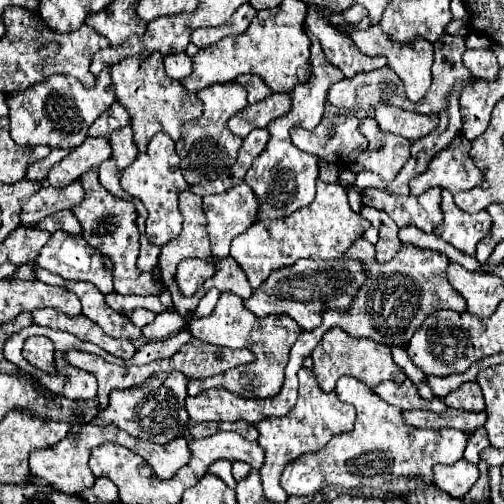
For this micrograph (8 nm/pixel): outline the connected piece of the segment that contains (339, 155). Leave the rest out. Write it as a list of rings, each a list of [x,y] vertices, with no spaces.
[[[326,113],[314,131],[294,129],[290,131],[292,143],[306,153],[314,153],[330,163],[340,163],[348,153],[366,149],[366,137],[358,129],[360,121],[354,115]]]

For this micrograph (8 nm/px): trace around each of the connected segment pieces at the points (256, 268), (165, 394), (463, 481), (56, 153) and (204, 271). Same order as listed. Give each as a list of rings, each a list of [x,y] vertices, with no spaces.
[[[318,179],[318,193],[312,205],[298,209],[296,213],[284,217],[284,219],[268,219],[268,221],[256,221],[248,231],[244,231],[242,235],[238,235],[232,241],[232,249],[230,249],[230,257],[236,259],[236,263],[242,267],[242,271],[246,273],[250,287],[258,289],[266,277],[270,275],[270,271],[280,269],[280,267],[290,267],[294,265],[298,259],[340,259],[344,255],[344,251],[362,237],[362,233],[370,227],[370,223],[366,223],[366,219],[362,219],[362,215],[354,213],[348,207],[348,199],[346,199],[346,189],[338,183],[324,183]]]
[[[172,371],[172,373],[154,373],[150,379],[146,379],[138,387],[116,389],[110,393],[108,407],[100,409],[98,417],[94,417],[92,423],[98,427],[114,425],[136,439],[166,445],[172,439],[182,437],[184,433],[180,433],[180,431],[188,423],[188,415],[186,415],[186,407],[184,407],[184,399],[188,397],[186,383],[188,383],[188,379],[182,373]]]
[[[460,459],[452,465],[434,465],[434,485],[458,499],[462,499],[470,491],[478,477],[478,467],[468,463],[466,459]]]
[[[52,149],[52,153],[50,153],[46,159],[40,159],[38,163],[32,163],[32,165],[28,167],[26,177],[32,179],[32,181],[42,181],[42,179],[46,179],[48,171],[50,171],[58,161],[62,161],[68,153],[70,153],[70,149]]]
[[[184,259],[180,265],[178,265],[178,273],[176,273],[176,279],[178,279],[178,287],[184,295],[194,295],[198,291],[198,287],[214,275],[214,265],[212,263],[204,263],[200,259]]]

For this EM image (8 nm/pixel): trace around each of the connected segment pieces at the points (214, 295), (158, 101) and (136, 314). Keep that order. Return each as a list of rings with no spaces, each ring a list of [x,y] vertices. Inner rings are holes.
[[[210,289],[200,301],[198,301],[198,305],[196,305],[196,309],[190,313],[190,319],[200,319],[200,317],[208,317],[212,311],[214,311],[214,307],[216,307],[216,301],[218,301],[218,297],[220,297],[220,291],[218,289]]]
[[[146,55],[146,59],[130,57],[116,63],[112,67],[112,83],[116,89],[116,99],[128,109],[132,117],[130,125],[134,129],[134,143],[140,151],[146,151],[150,139],[160,131],[178,141],[182,125],[202,117],[202,101],[194,93],[182,89],[176,79],[166,75],[162,55]]]
[[[134,309],[132,313],[128,313],[128,317],[130,317],[130,321],[132,321],[136,327],[144,327],[144,325],[152,323],[156,315],[154,315],[152,311],[148,311],[148,309]]]

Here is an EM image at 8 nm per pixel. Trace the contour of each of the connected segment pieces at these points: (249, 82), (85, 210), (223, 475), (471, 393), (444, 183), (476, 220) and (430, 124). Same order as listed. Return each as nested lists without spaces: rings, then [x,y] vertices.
[[[242,75],[240,79],[236,79],[238,83],[242,83],[248,89],[248,103],[258,103],[262,99],[266,99],[270,95],[270,89],[266,87],[266,83],[262,83],[262,79],[258,79],[258,75]]]
[[[86,171],[86,175],[80,177],[86,197],[80,205],[76,205],[72,211],[78,217],[82,225],[82,235],[86,243],[94,249],[98,249],[102,255],[110,257],[114,263],[114,289],[120,295],[160,295],[164,291],[164,285],[158,277],[152,273],[142,273],[136,267],[136,257],[140,249],[138,241],[138,227],[136,227],[136,211],[134,205],[126,199],[118,199],[106,191],[98,181],[98,171]]]
[[[220,459],[214,462],[208,468],[208,473],[216,475],[222,479],[229,488],[235,490],[236,480],[232,475],[232,465],[229,461]]]
[[[464,383],[454,393],[448,393],[444,403],[452,409],[464,409],[464,411],[484,411],[484,397],[478,383]]]
[[[458,137],[450,147],[440,151],[430,161],[426,173],[410,181],[410,193],[418,197],[430,187],[442,187],[448,189],[450,193],[458,193],[458,191],[468,191],[478,183],[482,183],[484,175],[474,165],[468,151],[470,151],[470,141]]]
[[[448,203],[444,209],[444,221],[434,229],[434,235],[448,241],[456,249],[466,255],[476,253],[476,243],[490,233],[492,219],[488,211],[480,211],[476,215],[460,211],[454,203]]]
[[[378,103],[376,121],[382,131],[390,131],[410,141],[420,139],[422,135],[428,135],[438,127],[438,115],[402,111],[400,107],[390,107],[386,103]]]

